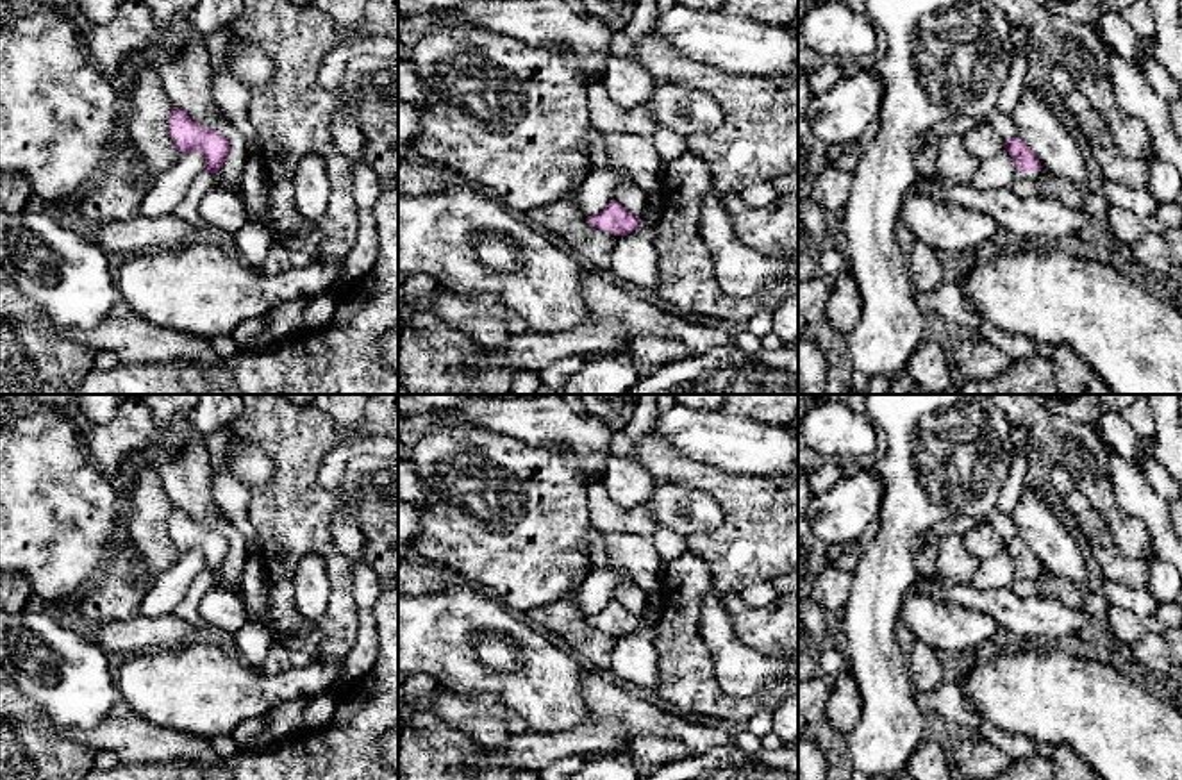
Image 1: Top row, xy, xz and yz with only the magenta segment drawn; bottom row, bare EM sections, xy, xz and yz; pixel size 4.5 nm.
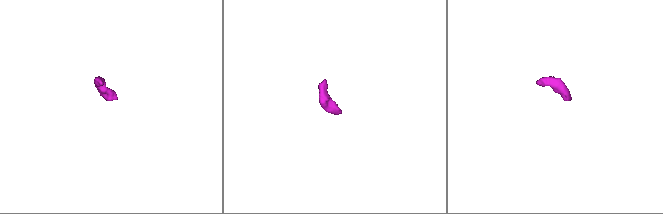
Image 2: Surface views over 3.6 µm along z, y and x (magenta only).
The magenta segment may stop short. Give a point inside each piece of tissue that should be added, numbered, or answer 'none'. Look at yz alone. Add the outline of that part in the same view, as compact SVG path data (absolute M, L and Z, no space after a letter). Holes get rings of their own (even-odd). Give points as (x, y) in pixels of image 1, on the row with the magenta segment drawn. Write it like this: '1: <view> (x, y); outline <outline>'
1: yz (1025, 182); outline M1043 168L1036 171L1016 173L1011 189L1021 198L1037 198L1039 195L1037 182L1041 171Z

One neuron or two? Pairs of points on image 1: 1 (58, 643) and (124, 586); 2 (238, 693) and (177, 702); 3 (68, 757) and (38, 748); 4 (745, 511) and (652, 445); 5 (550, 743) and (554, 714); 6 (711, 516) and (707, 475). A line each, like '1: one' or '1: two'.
1: two
2: one
3: one
4: one
5: two
6: two

